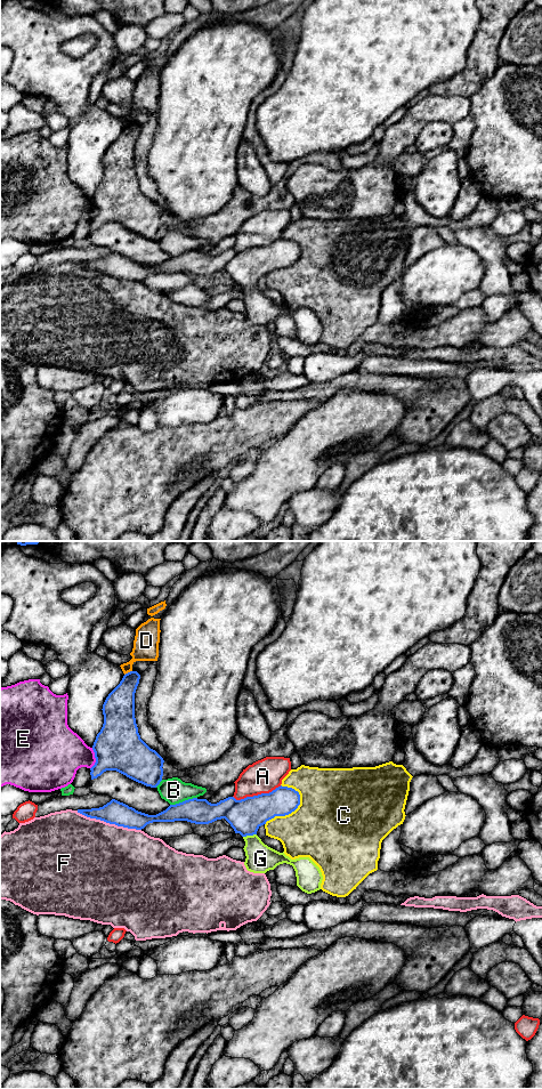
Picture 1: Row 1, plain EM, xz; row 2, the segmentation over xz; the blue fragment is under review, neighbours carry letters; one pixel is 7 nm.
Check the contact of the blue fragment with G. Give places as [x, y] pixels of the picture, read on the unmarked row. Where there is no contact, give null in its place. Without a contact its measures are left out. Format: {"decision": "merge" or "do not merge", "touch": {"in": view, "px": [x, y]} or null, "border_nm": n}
{"decision": "merge", "touch": {"in": "xz", "px": [249, 287]}, "border_nm": 100}

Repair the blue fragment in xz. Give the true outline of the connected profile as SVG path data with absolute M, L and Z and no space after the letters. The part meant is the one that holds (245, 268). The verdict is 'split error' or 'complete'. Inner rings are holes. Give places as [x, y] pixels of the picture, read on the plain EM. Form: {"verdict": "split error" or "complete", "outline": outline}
{"verdict": "split error", "outline": "M278 239L269 245L261 245L236 252L228 249L217 256L207 251L188 251L170 257L165 263L148 267L128 257L112 251L99 260L78 261L78 265L104 273L110 276L128 281L141 282L153 274L187 273L195 276L209 276L225 271L235 285L240 285L244 293L245 314L248 323L266 325L277 317L286 315L293 318L297 338L305 345L312 346L321 341L323 332L319 320L309 309L291 312L267 297L257 288L258 281L275 268L285 268L294 264L300 257L300 247L292 240Z"}

